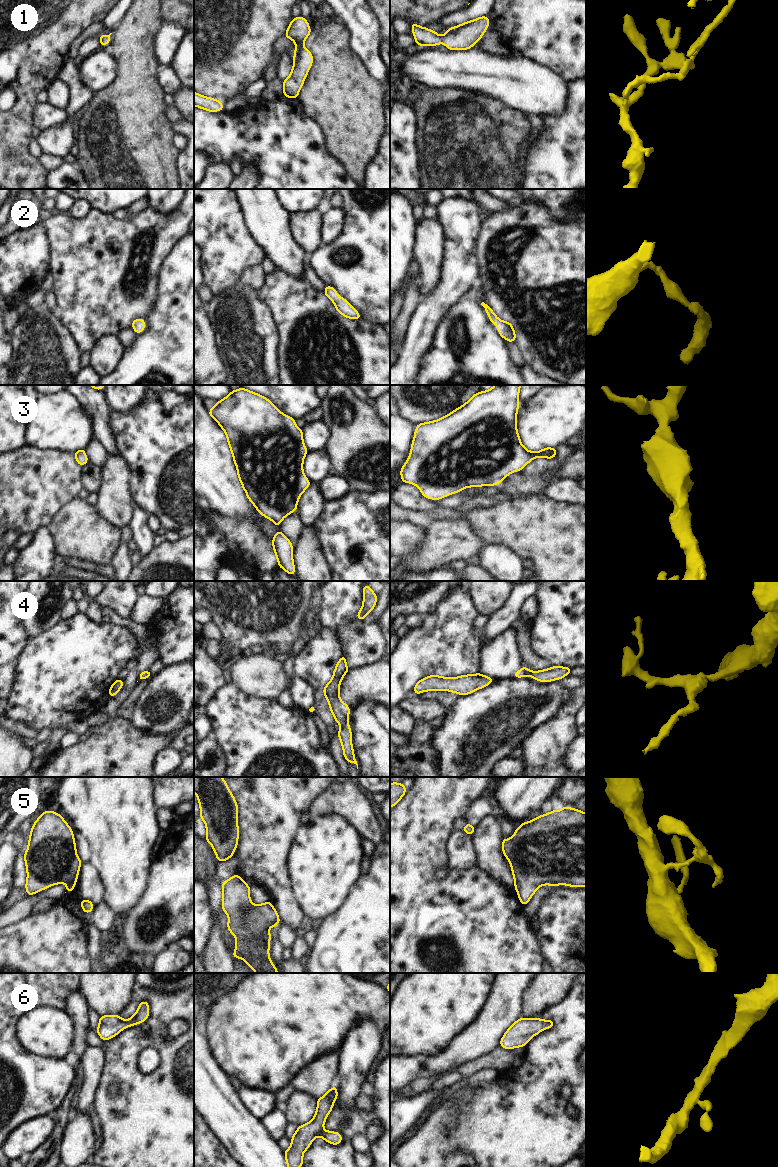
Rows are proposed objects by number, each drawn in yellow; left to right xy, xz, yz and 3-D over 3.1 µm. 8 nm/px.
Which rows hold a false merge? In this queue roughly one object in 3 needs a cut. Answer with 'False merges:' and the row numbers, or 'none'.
False merges: none

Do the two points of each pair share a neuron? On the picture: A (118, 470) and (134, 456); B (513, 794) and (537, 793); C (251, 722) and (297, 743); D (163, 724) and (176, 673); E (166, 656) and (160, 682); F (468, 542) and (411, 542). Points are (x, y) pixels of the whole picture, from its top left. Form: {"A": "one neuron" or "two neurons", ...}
{"A": "two neurons", "B": "one neuron", "C": "one neuron", "D": "one neuron", "E": "two neurons", "F": "two neurons"}

